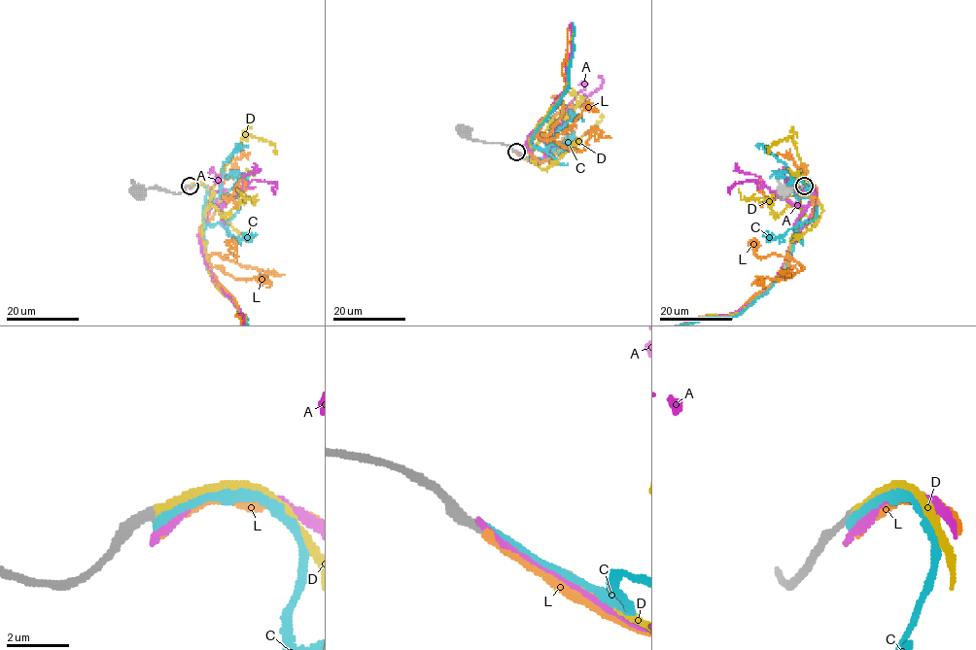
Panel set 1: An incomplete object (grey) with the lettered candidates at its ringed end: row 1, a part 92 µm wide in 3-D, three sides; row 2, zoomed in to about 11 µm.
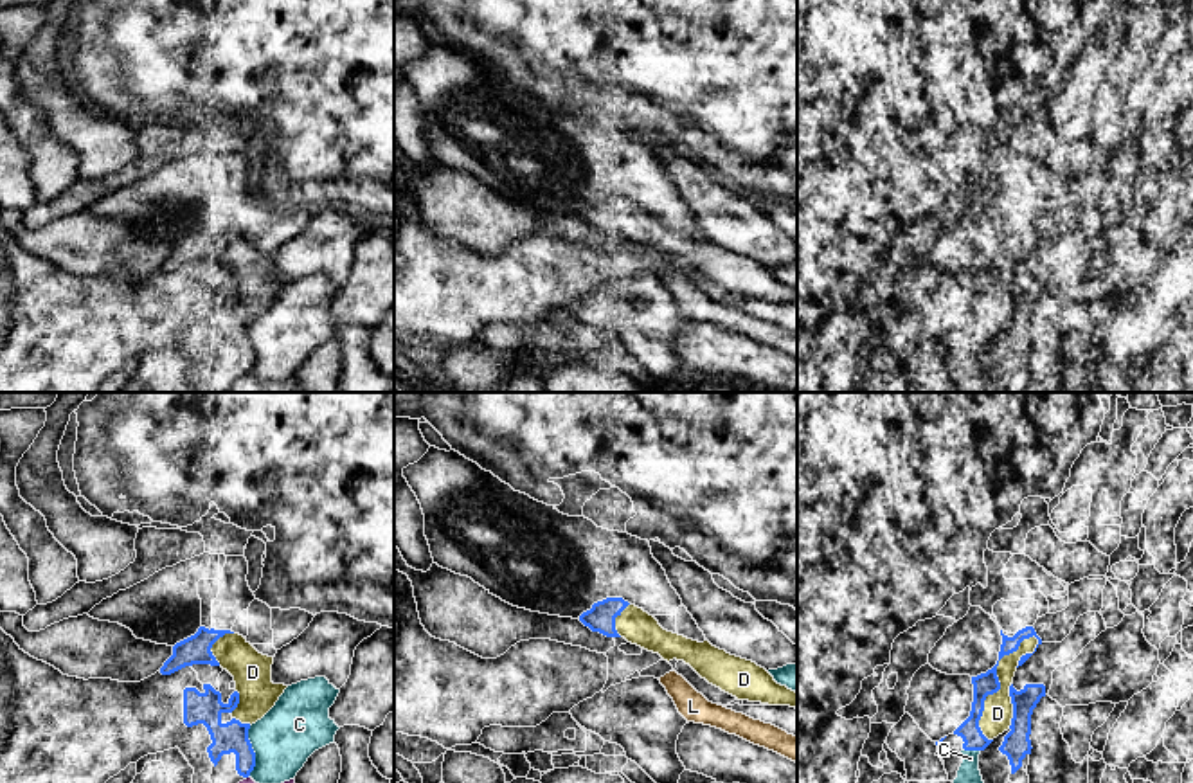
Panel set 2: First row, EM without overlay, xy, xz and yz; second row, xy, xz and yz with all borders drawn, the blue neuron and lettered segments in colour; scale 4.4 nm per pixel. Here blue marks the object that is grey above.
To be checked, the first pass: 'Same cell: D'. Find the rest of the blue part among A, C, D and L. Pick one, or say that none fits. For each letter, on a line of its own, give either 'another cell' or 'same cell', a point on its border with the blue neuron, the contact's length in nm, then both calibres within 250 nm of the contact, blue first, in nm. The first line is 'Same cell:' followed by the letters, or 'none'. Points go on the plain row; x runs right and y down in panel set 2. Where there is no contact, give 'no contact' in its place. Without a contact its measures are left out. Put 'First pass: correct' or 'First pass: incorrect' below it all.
Same cell: D
A: another cell | no contact
C: another cell | xy (252, 348) | 240 nm | 140/280 nm
D: same cell | yz (999, 281) | 500 nm | 100/130 nm
L: another cell | no contact
First pass: correct

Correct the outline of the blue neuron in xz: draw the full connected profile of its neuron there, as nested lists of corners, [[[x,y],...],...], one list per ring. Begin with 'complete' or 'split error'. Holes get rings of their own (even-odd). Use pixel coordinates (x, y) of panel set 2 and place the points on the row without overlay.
split error; [[[606,194],[579,212],[592,229],[606,234],[624,234],[664,257],[684,257],[709,281],[736,293],[738,297],[768,302],[797,302],[797,290],[781,283],[774,274],[752,257],[736,254],[684,232],[664,227],[659,218],[642,205],[623,194]]]

